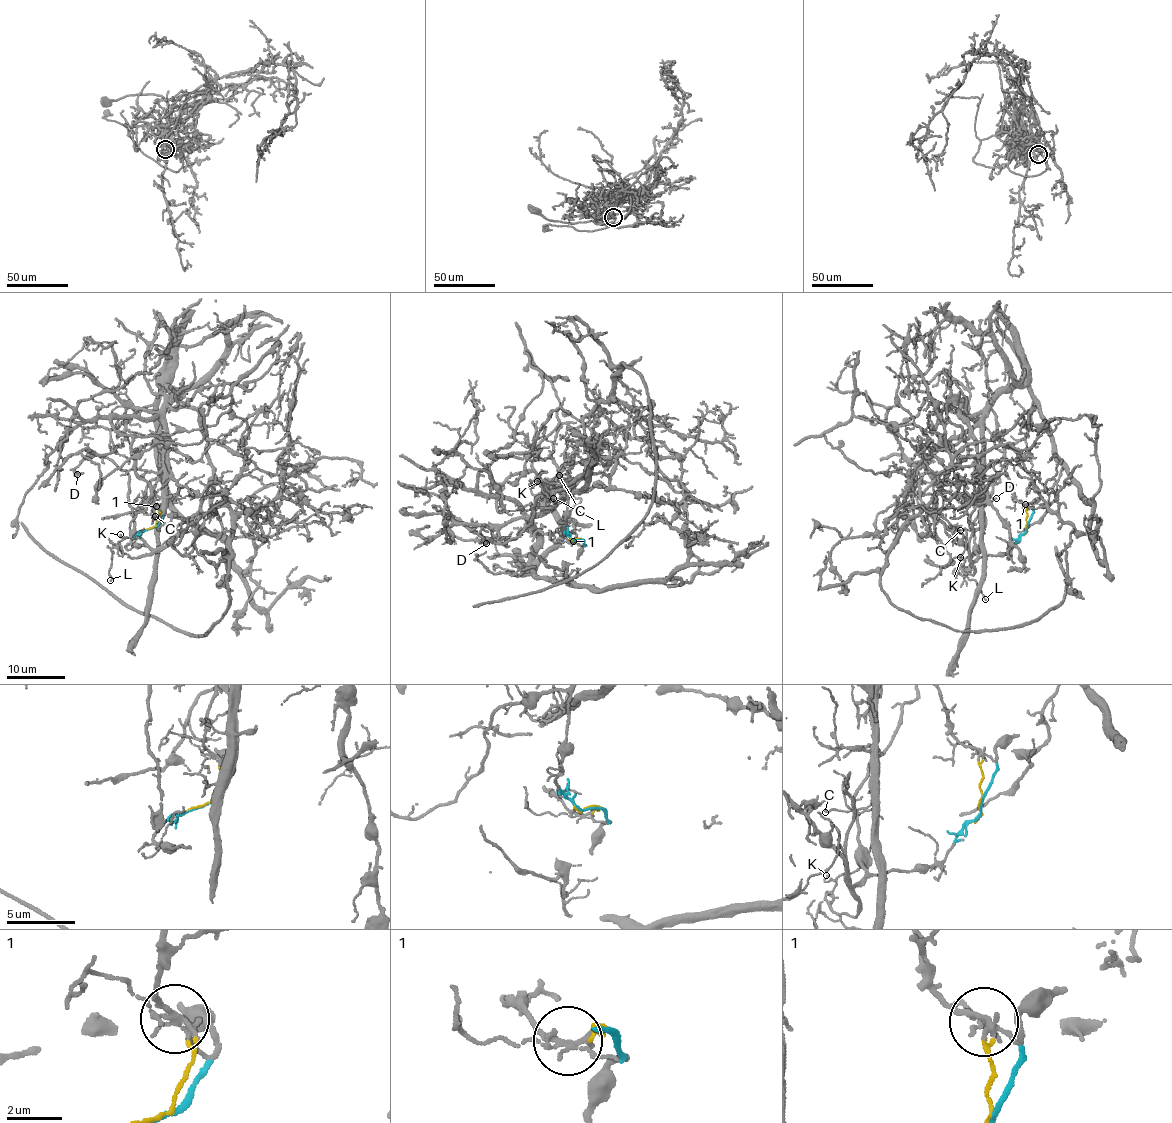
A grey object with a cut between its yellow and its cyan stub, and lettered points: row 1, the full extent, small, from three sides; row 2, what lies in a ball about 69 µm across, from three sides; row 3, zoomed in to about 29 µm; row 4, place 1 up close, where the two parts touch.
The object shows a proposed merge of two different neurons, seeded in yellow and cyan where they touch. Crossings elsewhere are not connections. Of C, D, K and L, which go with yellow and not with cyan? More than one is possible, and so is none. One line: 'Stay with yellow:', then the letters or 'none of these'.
Stay with yellow: C

